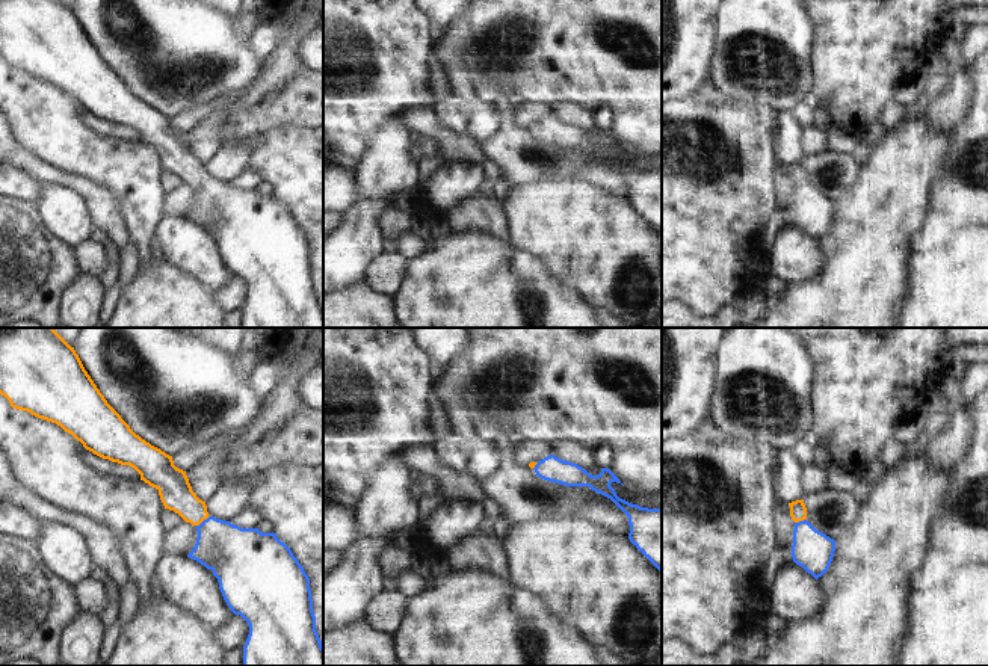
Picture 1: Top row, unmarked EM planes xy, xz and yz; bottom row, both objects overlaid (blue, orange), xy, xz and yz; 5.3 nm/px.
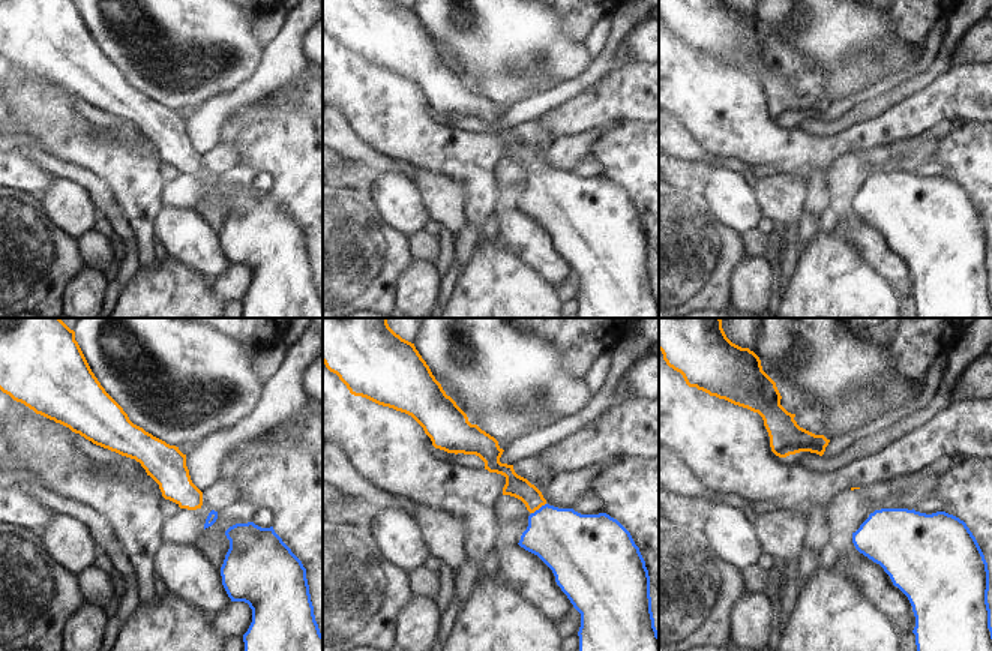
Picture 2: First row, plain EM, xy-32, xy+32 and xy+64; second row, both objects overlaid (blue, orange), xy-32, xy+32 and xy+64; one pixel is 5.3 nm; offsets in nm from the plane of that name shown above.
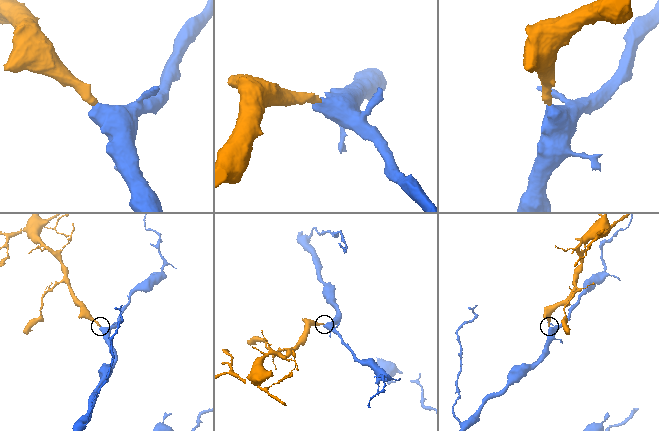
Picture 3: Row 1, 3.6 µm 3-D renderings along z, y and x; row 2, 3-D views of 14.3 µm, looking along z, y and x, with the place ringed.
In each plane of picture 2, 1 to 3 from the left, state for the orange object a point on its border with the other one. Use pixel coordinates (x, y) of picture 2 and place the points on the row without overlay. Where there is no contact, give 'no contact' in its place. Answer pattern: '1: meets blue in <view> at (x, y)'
1: no contact
2: meets blue in xy+32 at (539, 173)
3: no contact

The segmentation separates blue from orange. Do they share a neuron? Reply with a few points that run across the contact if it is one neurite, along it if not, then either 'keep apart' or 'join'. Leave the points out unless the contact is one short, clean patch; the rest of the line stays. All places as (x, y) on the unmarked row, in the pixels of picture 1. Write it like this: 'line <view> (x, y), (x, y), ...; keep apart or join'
line xy (234, 216), (210, 192), (204, 181), (175, 154); join

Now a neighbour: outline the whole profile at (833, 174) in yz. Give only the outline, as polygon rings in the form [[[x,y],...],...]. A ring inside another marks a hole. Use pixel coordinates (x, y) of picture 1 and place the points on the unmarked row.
[[[823,151],[804,160],[807,183],[831,201],[848,195],[855,186],[861,165],[854,156]]]

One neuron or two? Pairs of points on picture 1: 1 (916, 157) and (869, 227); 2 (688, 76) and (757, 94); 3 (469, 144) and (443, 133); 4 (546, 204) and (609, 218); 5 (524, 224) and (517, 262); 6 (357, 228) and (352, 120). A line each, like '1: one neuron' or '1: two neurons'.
1: one neuron
2: two neurons
3: one neuron
4: one neuron
5: two neurons
6: two neurons

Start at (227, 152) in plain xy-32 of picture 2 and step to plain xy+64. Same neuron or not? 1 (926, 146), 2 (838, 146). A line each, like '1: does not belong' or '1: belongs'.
1: belongs
2: does not belong

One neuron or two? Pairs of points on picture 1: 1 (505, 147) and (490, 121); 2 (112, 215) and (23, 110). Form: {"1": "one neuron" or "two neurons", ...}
{"1": "two neurons", "2": "two neurons"}

